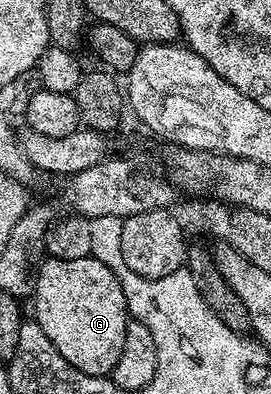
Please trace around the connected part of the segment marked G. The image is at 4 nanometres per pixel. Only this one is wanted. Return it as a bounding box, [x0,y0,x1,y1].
[33,255,129,377]

